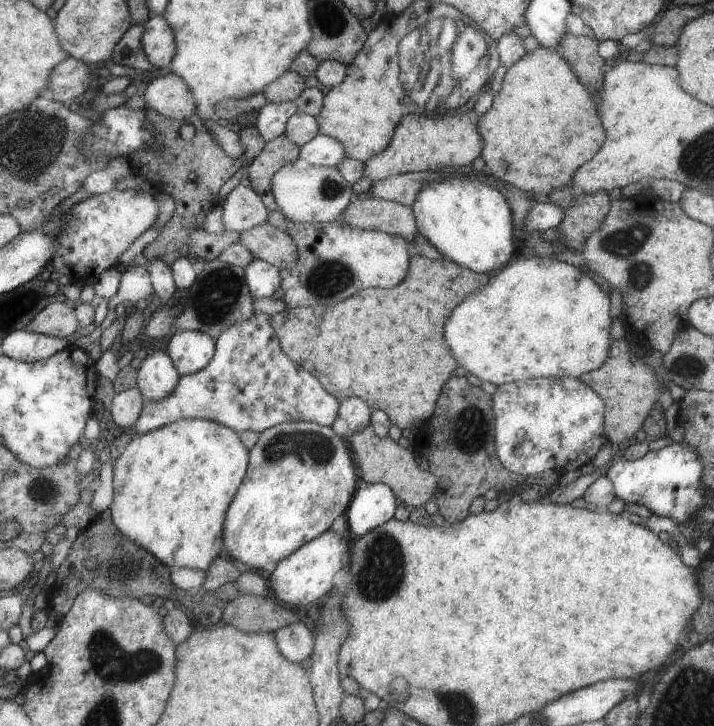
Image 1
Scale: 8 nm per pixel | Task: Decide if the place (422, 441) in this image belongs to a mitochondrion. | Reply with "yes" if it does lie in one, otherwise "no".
no

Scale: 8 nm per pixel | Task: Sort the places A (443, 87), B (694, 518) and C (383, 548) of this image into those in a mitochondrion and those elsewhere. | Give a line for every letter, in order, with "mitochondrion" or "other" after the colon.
A: mitochondrion
B: other
C: mitochondrion

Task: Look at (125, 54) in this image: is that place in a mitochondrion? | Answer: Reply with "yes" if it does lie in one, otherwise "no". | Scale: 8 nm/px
no

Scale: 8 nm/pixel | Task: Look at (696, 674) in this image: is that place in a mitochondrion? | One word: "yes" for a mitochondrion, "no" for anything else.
yes

